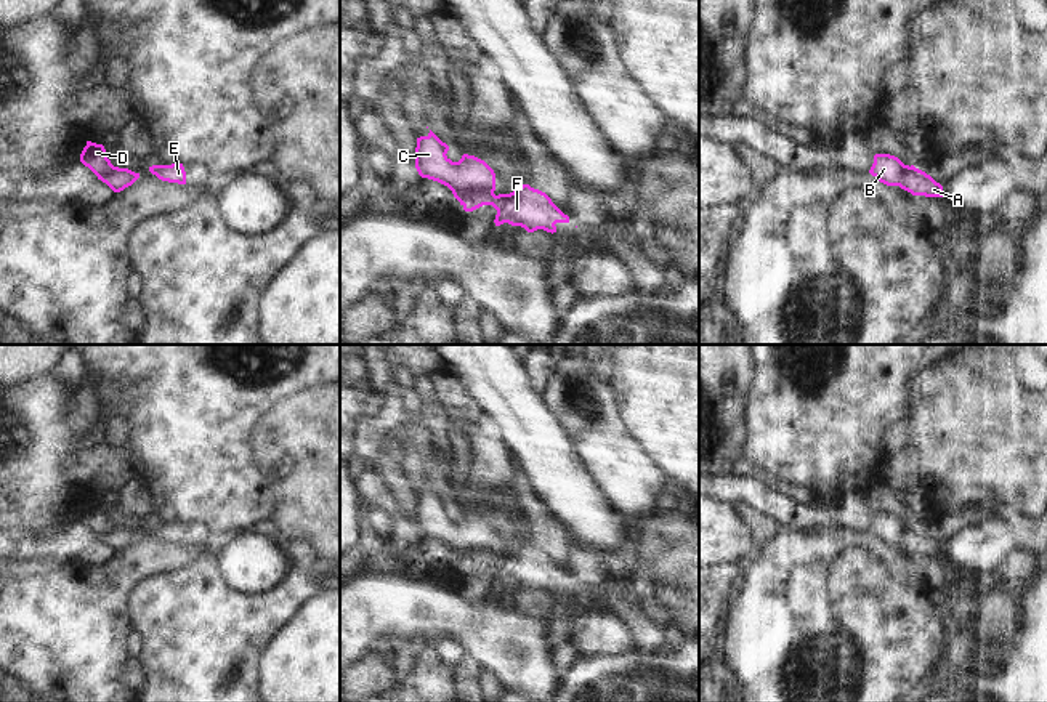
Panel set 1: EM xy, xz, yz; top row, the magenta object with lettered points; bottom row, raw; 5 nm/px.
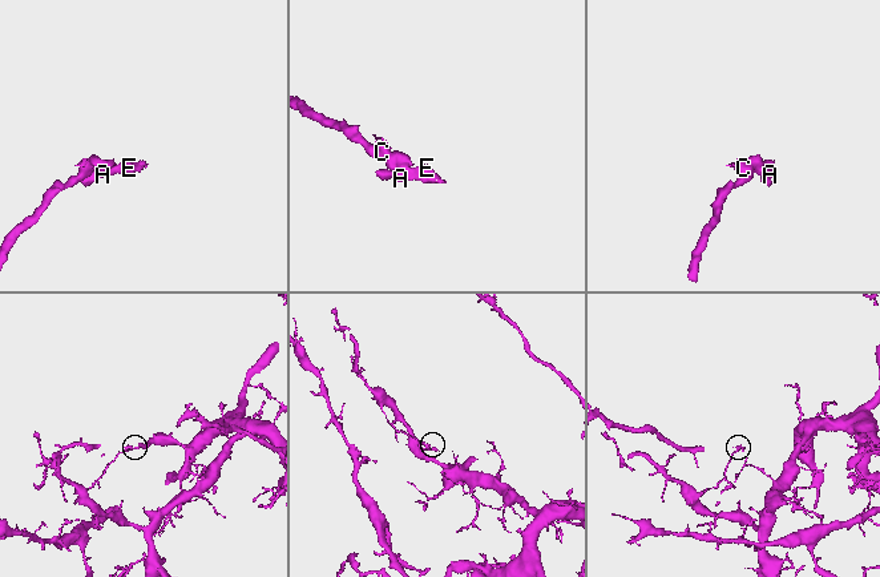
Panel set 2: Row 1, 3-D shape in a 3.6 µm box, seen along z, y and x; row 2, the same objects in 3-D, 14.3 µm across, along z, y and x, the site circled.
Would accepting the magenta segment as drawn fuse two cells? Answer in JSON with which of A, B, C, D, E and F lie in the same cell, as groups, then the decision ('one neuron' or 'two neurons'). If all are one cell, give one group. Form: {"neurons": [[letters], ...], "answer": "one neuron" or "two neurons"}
{"neurons": [["A", "E", "F"], ["B", "C", "D"]], "answer": "two neurons"}

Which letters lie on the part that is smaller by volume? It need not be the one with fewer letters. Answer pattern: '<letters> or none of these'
A, E, F

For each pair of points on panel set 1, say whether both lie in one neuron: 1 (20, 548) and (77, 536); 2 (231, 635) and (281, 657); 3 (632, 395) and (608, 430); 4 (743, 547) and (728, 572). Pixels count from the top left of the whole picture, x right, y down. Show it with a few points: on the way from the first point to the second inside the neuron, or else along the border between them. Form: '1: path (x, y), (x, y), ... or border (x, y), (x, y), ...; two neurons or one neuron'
1: path (34, 556), (53, 560), (63, 550); one neuron
2: border (287, 621), (260, 657), (258, 685); two neurons
3: border (611, 385), (619, 415), (627, 431), (640, 444); two neurons
4: border (715, 563), (738, 563), (743, 568); two neurons

